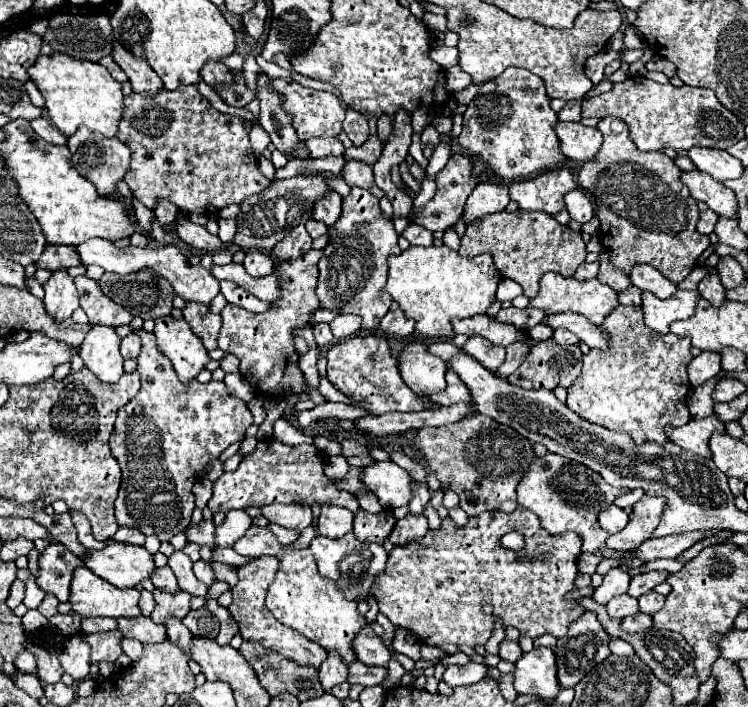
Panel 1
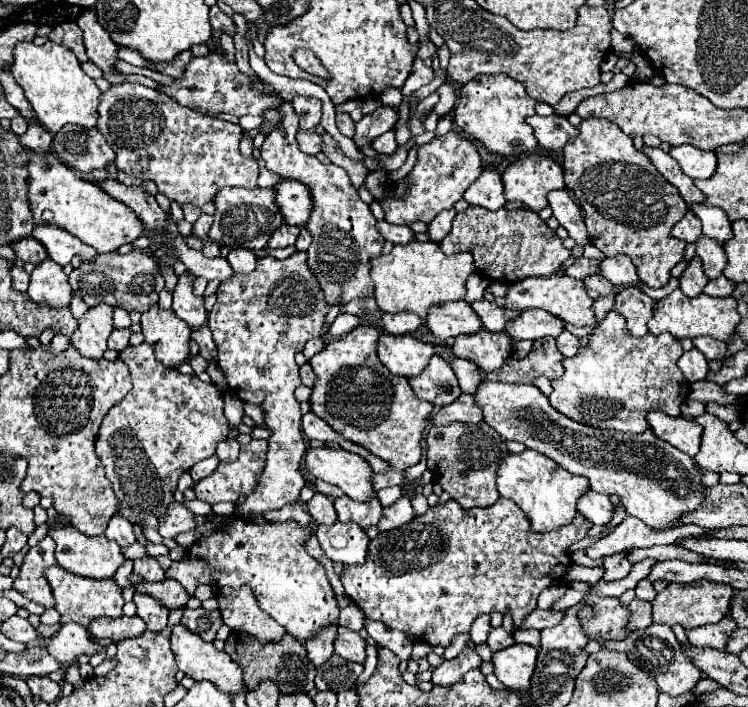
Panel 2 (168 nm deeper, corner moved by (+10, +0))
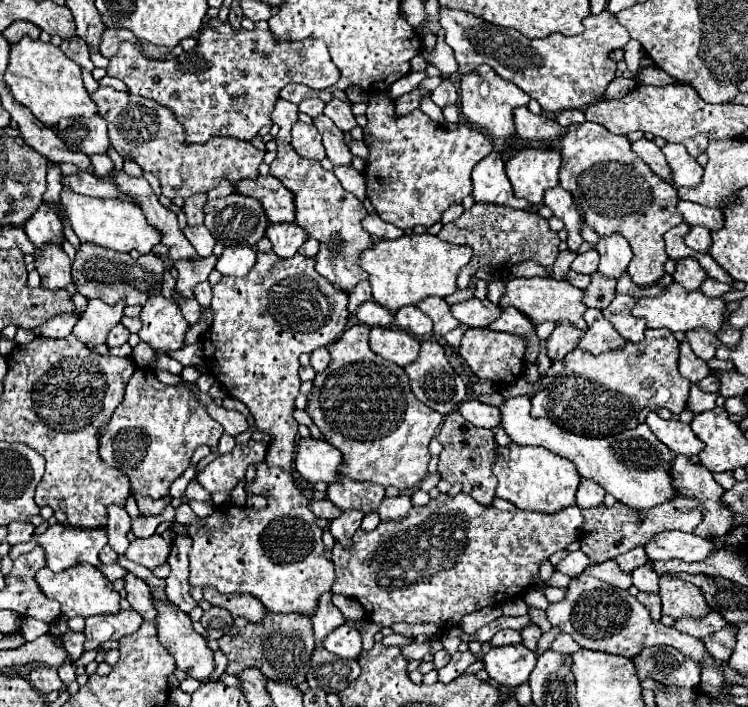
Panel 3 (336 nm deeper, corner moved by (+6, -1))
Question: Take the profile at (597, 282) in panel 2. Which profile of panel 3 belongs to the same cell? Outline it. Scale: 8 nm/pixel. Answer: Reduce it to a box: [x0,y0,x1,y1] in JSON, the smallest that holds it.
[564,271,592,289]

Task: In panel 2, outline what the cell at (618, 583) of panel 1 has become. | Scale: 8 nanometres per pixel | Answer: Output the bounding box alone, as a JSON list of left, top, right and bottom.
[604,552,632,580]

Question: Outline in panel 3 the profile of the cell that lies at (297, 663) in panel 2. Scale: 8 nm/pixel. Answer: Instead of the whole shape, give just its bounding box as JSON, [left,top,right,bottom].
[218,613,316,687]

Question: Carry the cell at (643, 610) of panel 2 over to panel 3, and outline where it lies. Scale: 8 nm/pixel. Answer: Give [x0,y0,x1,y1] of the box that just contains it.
[638,593,660,621]

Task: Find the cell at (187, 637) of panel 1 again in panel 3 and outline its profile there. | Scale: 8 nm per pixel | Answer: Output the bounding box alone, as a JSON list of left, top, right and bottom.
[124,573,158,621]

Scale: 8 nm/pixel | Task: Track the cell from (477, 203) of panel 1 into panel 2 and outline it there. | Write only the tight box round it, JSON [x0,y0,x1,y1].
[464,170,506,210]

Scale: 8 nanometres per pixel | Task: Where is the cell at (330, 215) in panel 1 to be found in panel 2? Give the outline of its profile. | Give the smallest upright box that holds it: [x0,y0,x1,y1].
[274,180,312,226]

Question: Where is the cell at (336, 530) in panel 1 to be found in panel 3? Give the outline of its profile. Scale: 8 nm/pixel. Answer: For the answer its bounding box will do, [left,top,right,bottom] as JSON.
[308,499,342,521]

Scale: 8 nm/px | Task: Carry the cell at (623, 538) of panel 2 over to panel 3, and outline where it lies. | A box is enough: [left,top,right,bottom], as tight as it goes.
[556,549,594,577]

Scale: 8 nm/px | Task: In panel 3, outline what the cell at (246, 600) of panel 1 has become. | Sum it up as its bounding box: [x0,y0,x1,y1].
[204,591,266,623]

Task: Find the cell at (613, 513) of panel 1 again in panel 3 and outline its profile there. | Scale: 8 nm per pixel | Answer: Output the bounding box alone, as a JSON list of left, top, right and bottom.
[576,479,604,509]

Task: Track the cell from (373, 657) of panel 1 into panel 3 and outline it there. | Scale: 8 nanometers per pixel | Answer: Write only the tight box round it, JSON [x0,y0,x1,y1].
[324,625,362,659]

